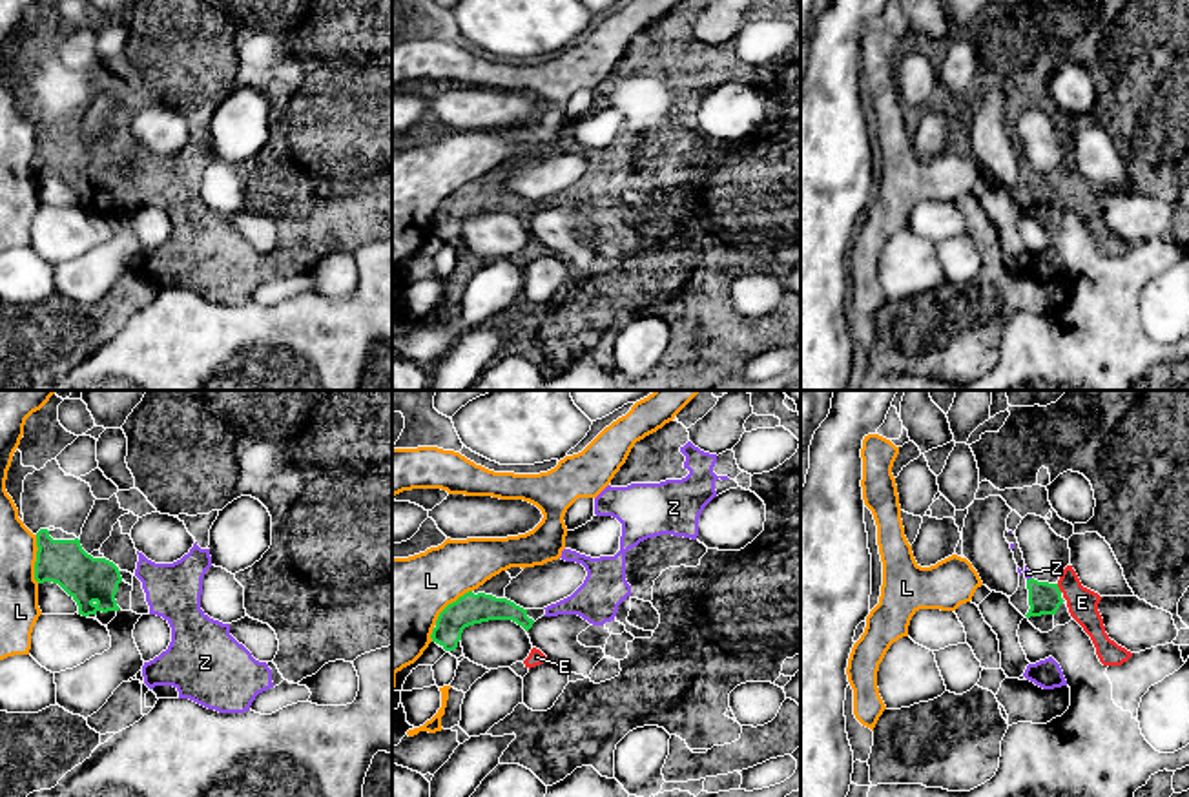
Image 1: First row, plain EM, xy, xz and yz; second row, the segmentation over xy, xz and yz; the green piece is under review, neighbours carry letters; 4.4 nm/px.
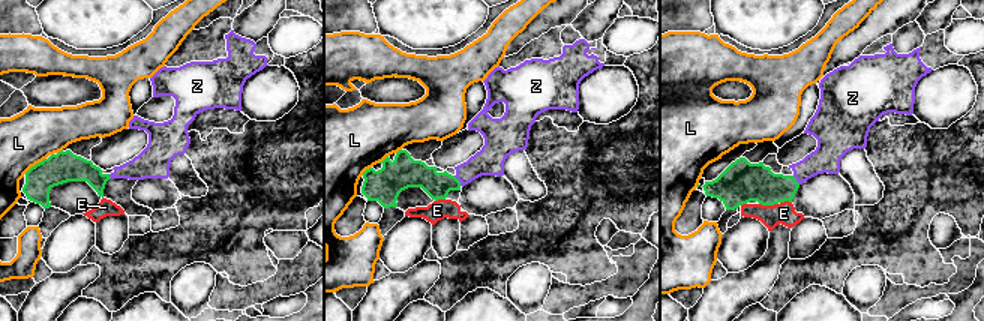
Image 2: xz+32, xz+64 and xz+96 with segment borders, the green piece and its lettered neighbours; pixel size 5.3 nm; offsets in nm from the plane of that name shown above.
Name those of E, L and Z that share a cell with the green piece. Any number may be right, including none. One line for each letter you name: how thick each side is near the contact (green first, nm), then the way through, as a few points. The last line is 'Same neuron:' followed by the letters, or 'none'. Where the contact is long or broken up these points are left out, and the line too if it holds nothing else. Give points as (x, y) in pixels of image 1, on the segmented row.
E: calibres 140 and 140 nm; way yz (1044, 599), (1058, 588), (1067, 588), (1082, 602)
Z: calibres 140 and 30 nm; way yz (1044, 599), (1029, 579), (1027, 573)
Same neuron: E, Z

